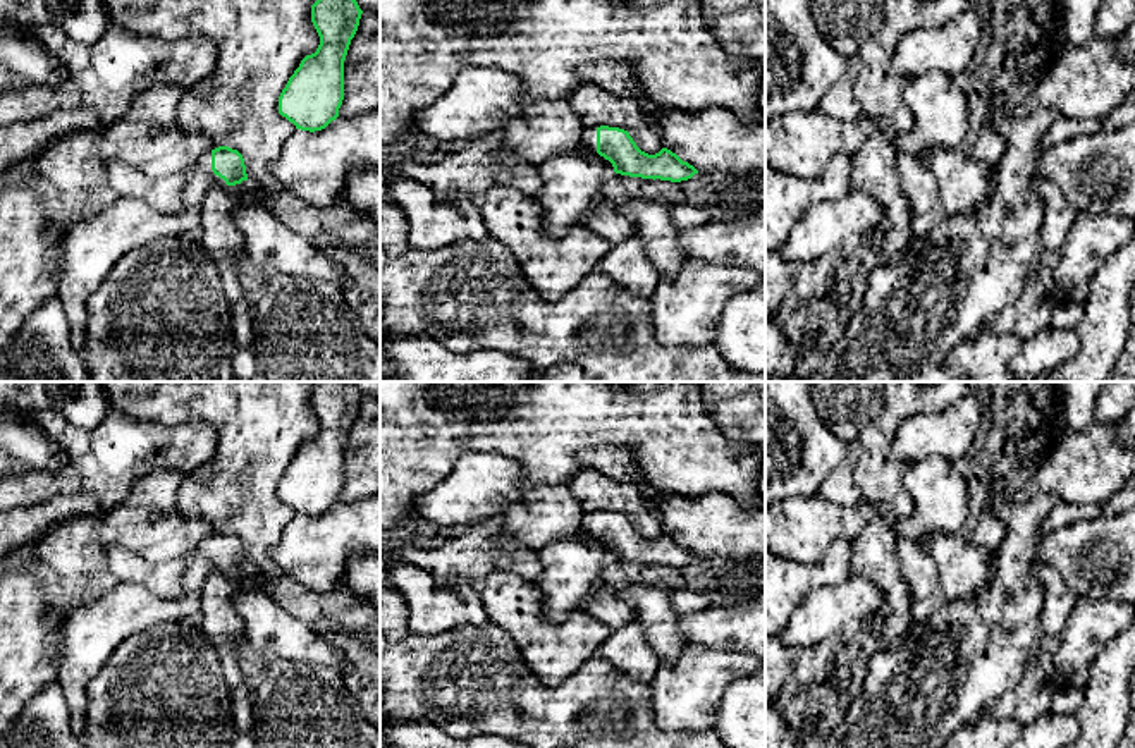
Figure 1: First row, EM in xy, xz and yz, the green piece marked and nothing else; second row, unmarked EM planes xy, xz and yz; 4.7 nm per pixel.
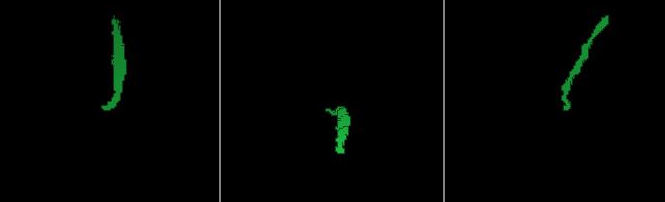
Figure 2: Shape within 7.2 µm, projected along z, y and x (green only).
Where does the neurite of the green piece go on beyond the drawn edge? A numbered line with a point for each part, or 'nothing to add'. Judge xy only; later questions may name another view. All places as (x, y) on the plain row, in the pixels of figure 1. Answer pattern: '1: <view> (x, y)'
1: xy (93, 628)

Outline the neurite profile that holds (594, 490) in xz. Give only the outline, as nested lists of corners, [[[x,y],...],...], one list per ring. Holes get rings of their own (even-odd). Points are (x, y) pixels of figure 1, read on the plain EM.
[[[585,468],[569,480],[568,490],[585,514],[600,511],[619,512],[629,518],[641,536],[655,540],[662,535],[659,512],[652,509],[641,490],[633,483]]]

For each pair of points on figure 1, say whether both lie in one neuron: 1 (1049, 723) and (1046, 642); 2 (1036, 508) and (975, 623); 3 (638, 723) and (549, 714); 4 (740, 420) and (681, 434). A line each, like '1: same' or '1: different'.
1: different
2: same
3: same
4: different

